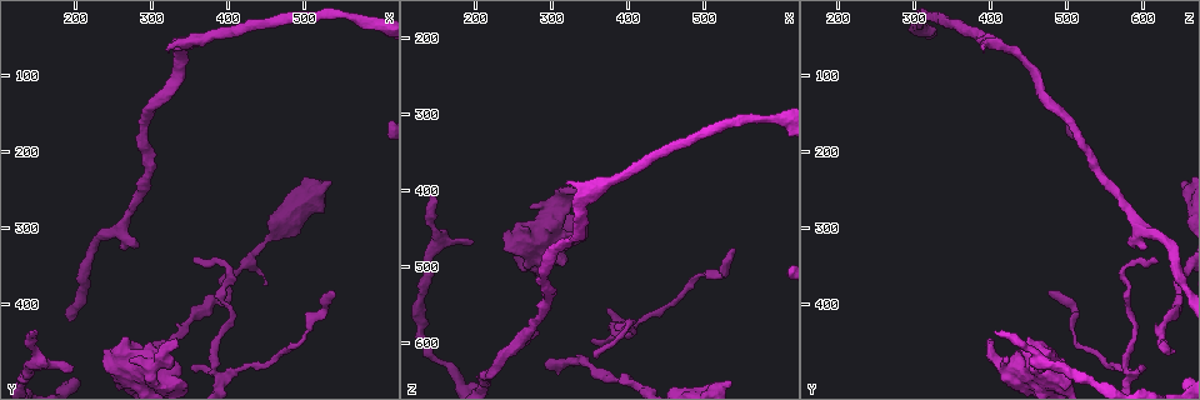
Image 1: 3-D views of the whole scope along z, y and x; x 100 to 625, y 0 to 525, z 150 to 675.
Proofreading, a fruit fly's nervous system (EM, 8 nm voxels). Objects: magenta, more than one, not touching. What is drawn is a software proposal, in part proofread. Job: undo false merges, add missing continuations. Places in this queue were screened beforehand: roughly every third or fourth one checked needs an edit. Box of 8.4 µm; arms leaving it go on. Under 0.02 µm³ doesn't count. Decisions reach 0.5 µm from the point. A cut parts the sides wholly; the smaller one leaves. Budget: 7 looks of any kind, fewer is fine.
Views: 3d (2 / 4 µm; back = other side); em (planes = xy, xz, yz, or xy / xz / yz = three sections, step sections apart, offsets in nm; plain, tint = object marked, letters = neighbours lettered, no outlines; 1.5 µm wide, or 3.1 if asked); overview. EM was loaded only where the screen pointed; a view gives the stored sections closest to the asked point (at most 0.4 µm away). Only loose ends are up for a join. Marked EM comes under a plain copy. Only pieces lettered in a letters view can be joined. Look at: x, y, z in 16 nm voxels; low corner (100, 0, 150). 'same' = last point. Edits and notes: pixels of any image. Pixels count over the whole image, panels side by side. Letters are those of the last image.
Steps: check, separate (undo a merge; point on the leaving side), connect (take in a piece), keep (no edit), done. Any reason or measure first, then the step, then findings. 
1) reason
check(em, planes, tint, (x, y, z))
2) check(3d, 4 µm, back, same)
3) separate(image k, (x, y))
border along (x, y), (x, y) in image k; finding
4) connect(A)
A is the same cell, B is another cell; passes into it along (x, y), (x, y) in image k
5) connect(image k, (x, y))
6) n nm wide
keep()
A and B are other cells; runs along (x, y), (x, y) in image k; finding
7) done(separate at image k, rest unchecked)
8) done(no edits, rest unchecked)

an open end
check(em, planes, letters, (290, 460, 630))

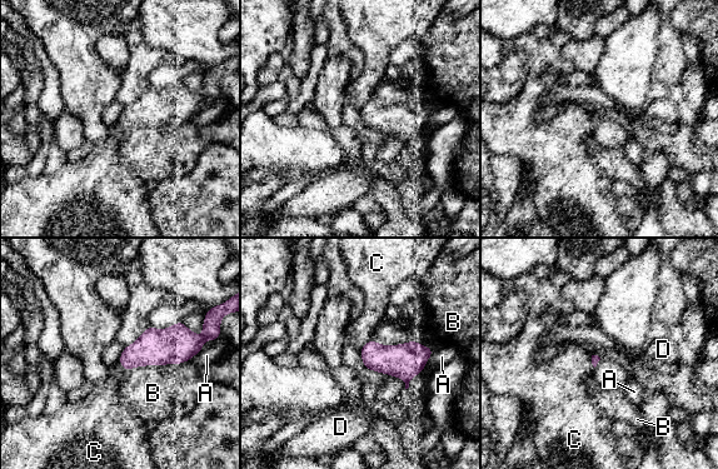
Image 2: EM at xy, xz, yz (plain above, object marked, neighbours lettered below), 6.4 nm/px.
keep()
A, B, C and D are other cells; border along (588, 354), (594, 367) in image 2; no lettered piece goes on from it

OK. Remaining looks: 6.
check(3d, 2 µm, (340, 455, 400))

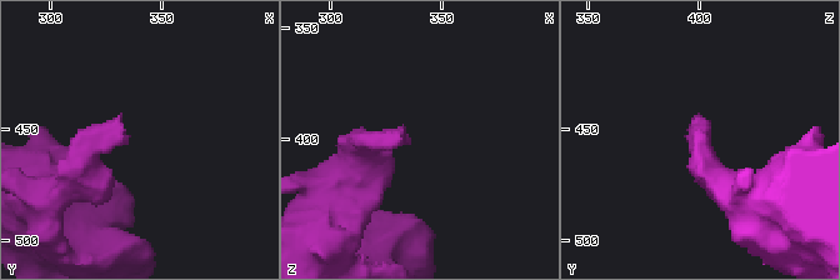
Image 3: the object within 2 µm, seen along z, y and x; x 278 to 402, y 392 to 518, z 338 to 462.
shape alone is not enough
check(em, yz, step 8, letters, (335, 453, 401))

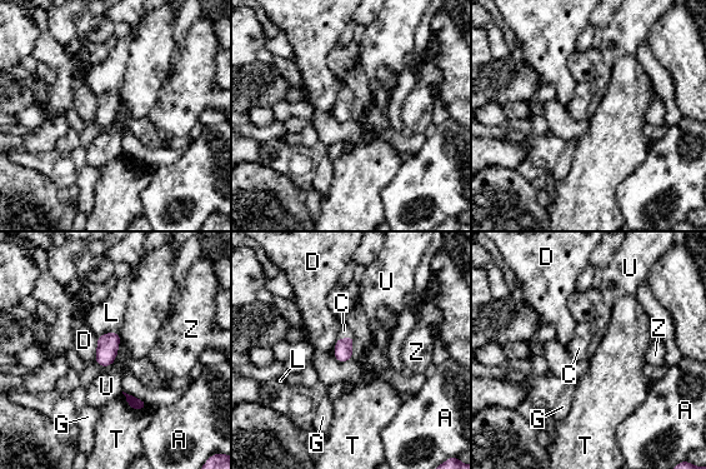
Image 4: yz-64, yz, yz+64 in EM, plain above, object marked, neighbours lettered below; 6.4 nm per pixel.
T touches over 190 nm
connect(C)
C is the same cell, A, D, G, L, T, U and Z are other cells; passes into it along (344, 352), (345, 338), (344, 330) in image 4; the neuron continues

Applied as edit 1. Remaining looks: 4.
check(overview)

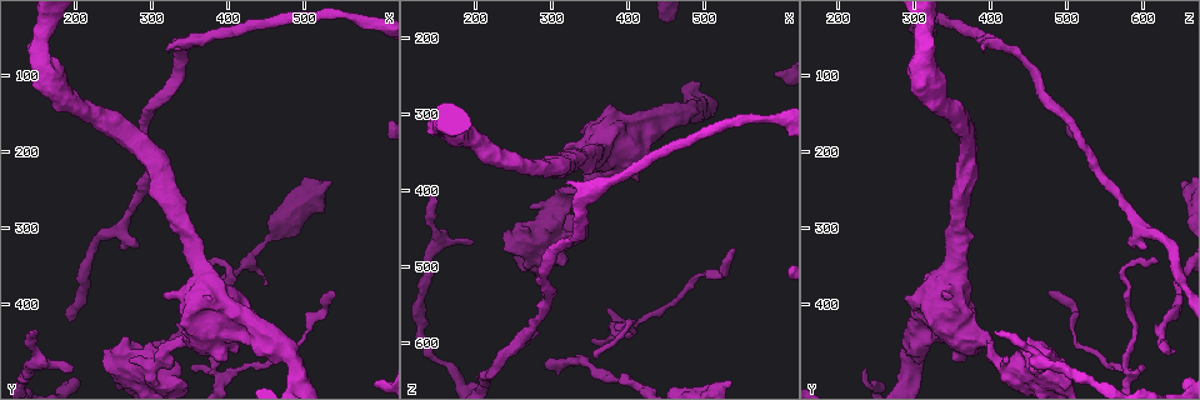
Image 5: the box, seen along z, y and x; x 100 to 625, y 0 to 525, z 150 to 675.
thin end
check(em, yz, step 4, tint, (145, 435, 405))

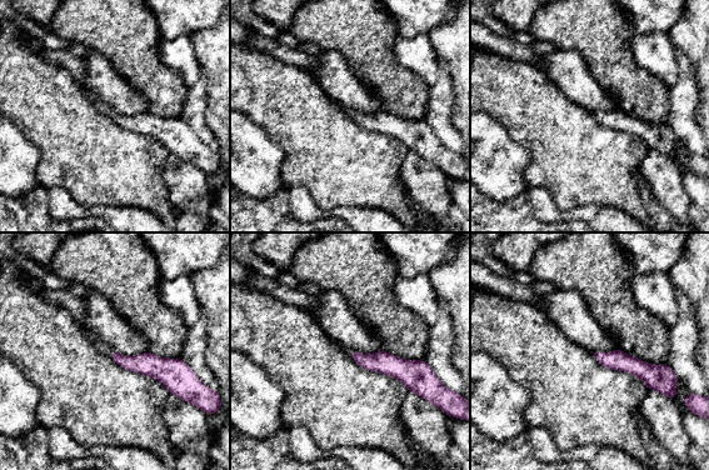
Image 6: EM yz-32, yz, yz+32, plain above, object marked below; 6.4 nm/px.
check(em, planes, letters, same)

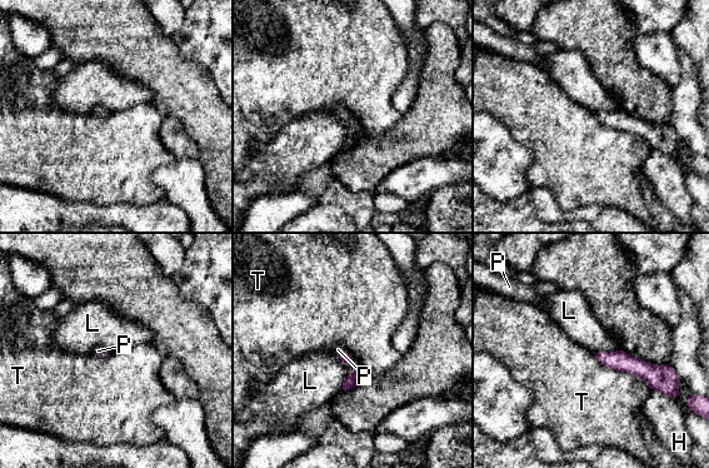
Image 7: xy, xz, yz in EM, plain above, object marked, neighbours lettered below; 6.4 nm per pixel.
connect(P)
P is the same cell, H, L and T are other cells; passes into it along (346, 358), (341, 354), (338, 349) in image 7; the neuron continues

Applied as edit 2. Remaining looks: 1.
done(connect at image 4, connect at image 7, rest unchecked)

